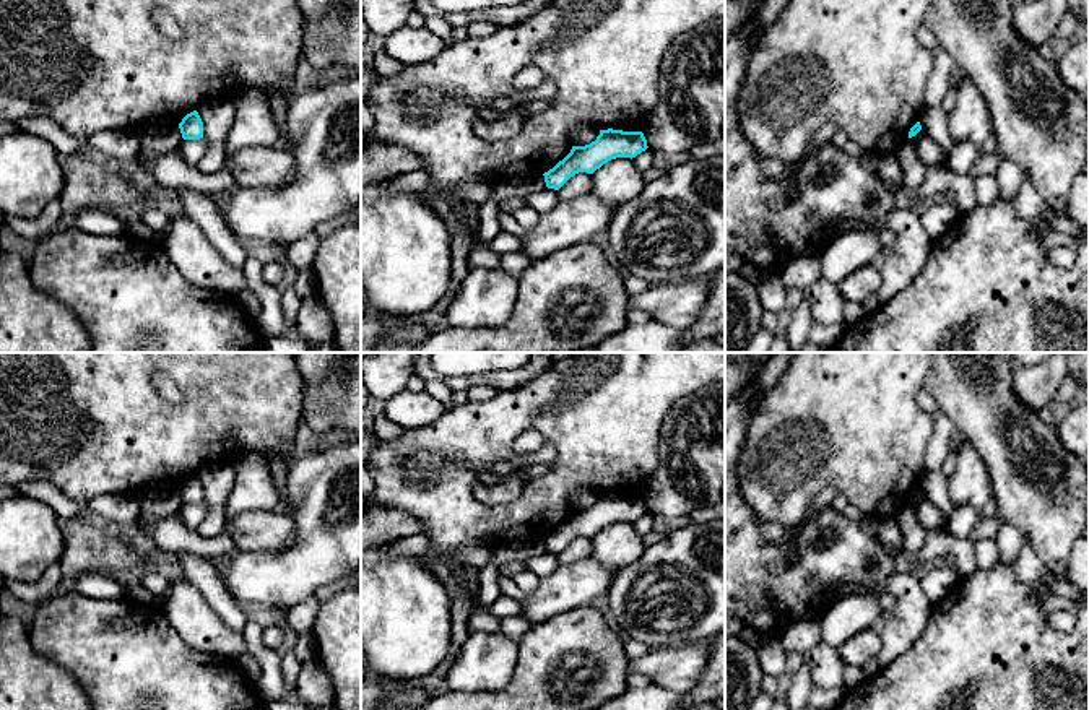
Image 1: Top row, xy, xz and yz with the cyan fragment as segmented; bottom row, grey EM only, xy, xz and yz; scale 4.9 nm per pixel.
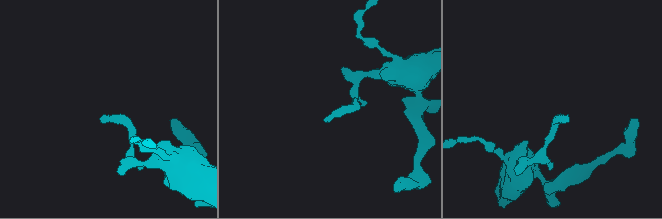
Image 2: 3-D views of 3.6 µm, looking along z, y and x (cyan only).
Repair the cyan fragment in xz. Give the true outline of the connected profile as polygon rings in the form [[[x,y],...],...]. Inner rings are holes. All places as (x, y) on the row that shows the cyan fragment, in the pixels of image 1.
[[[600,130],[595,141],[585,146],[572,146],[562,161],[543,174],[546,187],[559,190],[579,172],[593,174],[611,159],[632,159],[647,148],[647,140],[642,132]]]

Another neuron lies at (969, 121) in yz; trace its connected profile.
[[[969,80],[959,86],[956,104],[948,114],[948,128],[952,140],[970,141],[975,146],[993,135],[990,110]]]

